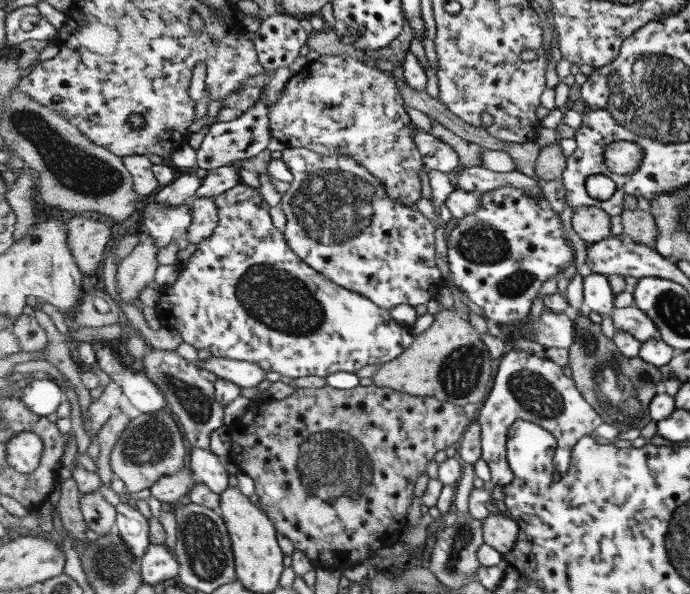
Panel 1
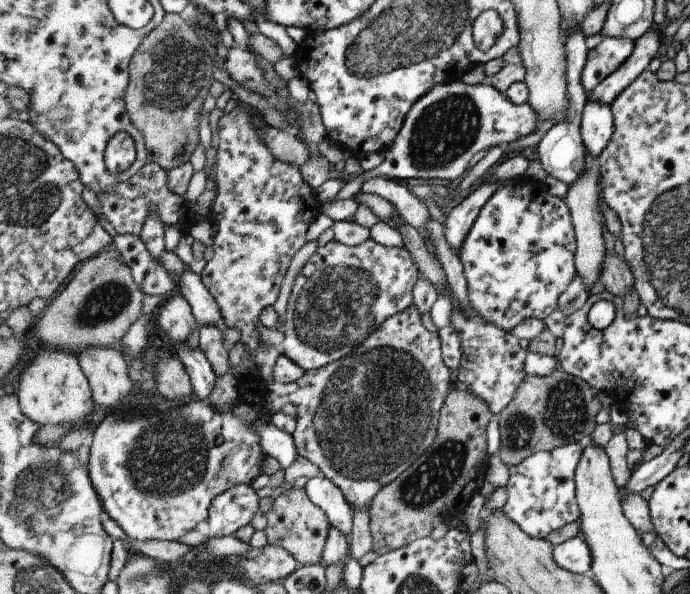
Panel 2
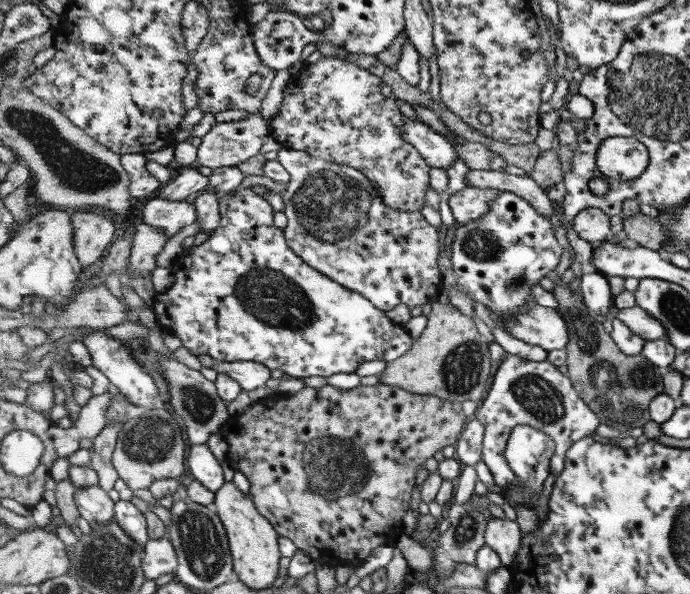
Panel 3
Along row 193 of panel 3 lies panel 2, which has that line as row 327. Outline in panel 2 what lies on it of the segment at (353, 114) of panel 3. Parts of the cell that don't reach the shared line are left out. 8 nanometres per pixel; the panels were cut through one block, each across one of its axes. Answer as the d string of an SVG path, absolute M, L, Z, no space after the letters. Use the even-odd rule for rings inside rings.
M411 306L407 311L395 314L391 319L388 319L382 328L379 328L374 334L371 334L365 342L345 359L330 363L328 366L307 370L303 377L299 380L289 383L287 381L275 380L271 385L267 386L267 391L264 391L264 408L269 415L275 416L279 410L289 403L296 407L298 412L298 426L296 432L292 435L299 453L302 457L306 457L310 462L317 464L323 472L323 476L331 480L344 493L346 500L350 503L353 510L357 507L369 507L373 500L382 492L384 487L387 487L393 480L403 475L427 450L432 447L435 440L438 439L438 427L442 417L442 409L446 406L446 401L450 393L455 389L457 382L455 379L456 373L451 371L442 358L442 341L438 331L431 332L425 328L425 324L421 322L421 312L417 306Z

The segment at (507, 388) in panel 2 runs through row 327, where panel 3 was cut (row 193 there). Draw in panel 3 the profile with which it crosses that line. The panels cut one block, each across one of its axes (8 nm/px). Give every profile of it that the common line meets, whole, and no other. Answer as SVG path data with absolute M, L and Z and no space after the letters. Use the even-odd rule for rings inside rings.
M467 187L453 194L449 205L459 226L480 220L483 215L487 215L490 205L498 198L500 192L502 191L497 189Z

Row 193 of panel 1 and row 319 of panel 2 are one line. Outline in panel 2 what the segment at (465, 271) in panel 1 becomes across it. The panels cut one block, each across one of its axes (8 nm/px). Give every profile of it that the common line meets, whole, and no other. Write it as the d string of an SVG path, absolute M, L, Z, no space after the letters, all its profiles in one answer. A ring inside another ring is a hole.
M522 175L497 189L490 197L459 254L468 281L470 300L476 312L483 320L512 332L526 319L536 317L546 321L551 313L558 312L559 296L567 290L573 276L578 274L577 252L574 221L565 198L549 196L543 182Z

